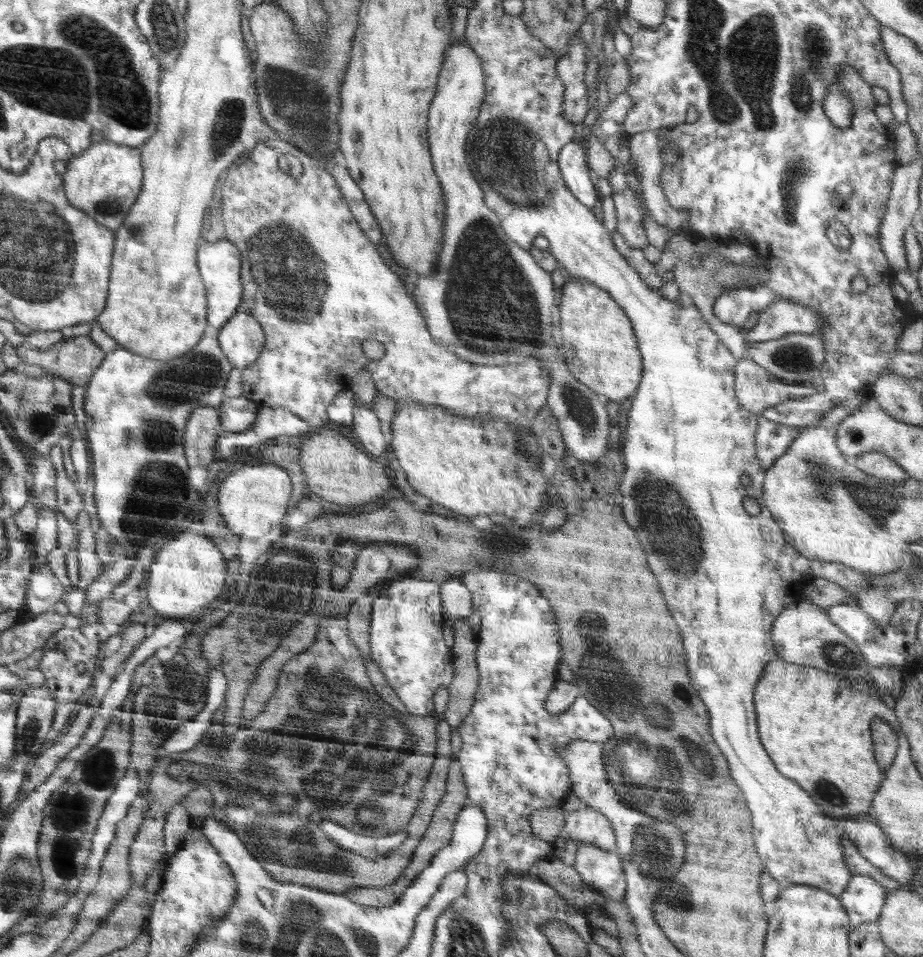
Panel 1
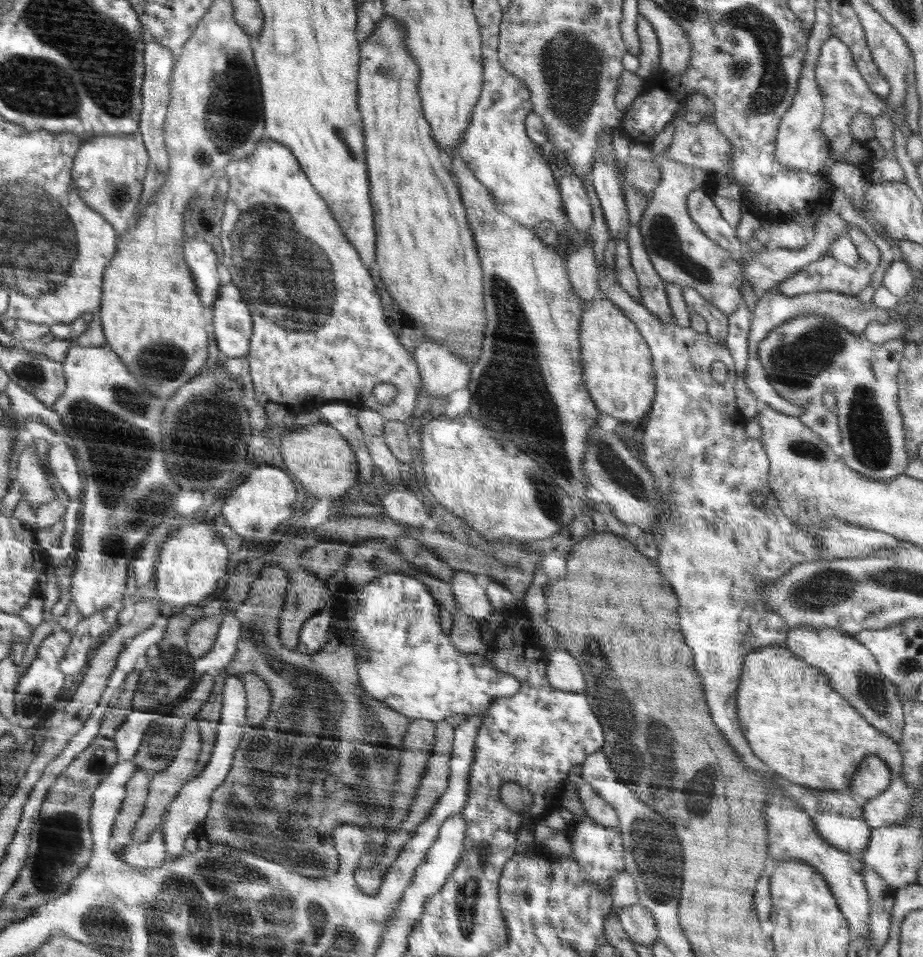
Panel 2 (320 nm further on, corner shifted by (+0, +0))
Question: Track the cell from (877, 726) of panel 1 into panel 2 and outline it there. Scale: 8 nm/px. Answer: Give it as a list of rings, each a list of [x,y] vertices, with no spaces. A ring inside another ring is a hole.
[[[868,755],[852,775],[848,792],[869,801],[876,798],[893,779],[888,765],[876,755]]]

